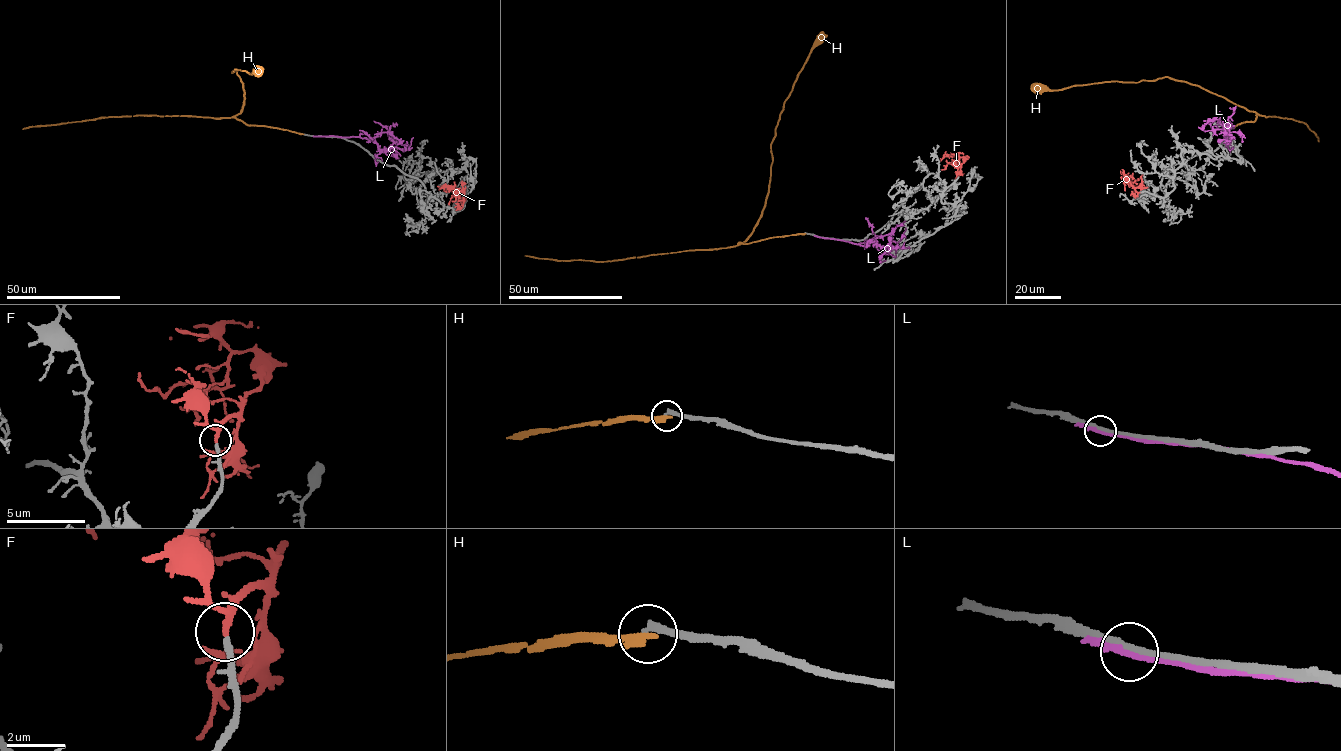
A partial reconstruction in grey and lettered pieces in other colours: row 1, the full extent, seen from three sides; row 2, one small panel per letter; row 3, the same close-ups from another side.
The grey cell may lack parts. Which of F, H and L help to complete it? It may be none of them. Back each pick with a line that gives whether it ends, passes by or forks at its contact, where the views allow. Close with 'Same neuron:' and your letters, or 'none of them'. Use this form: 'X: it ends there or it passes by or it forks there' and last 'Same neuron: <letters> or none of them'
F: it passes by
Same neuron: F

